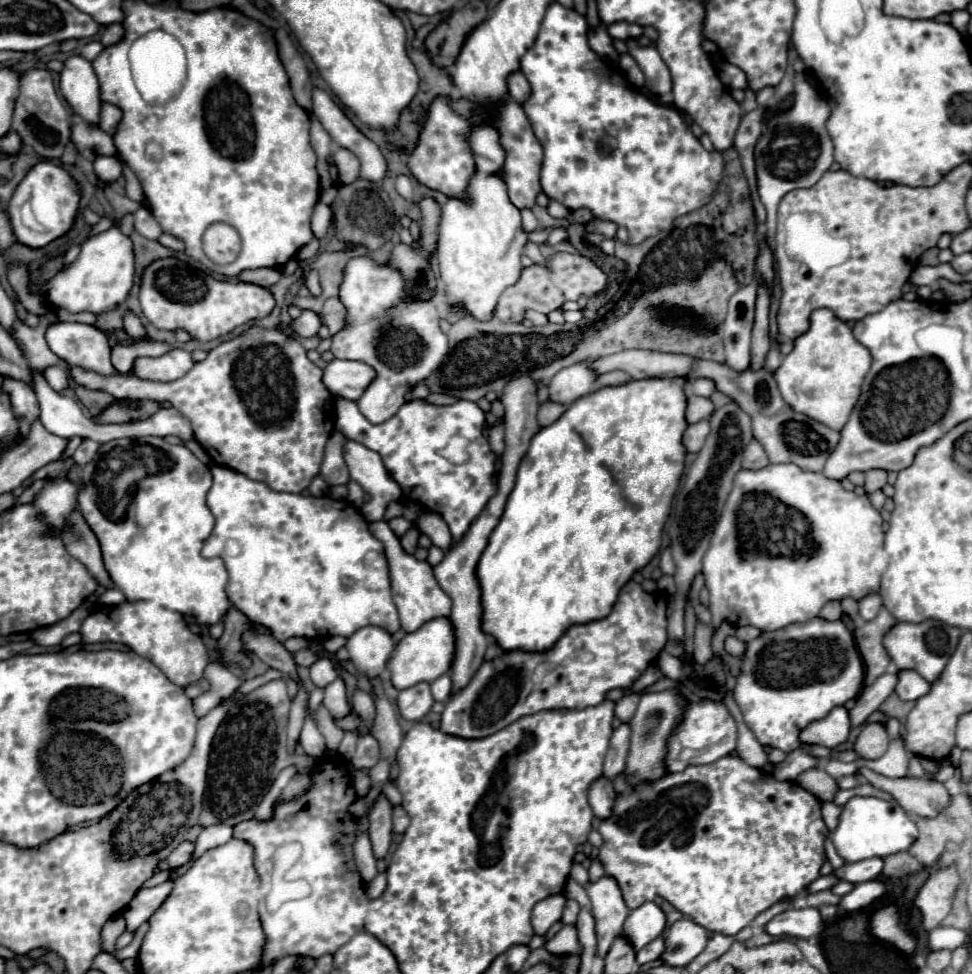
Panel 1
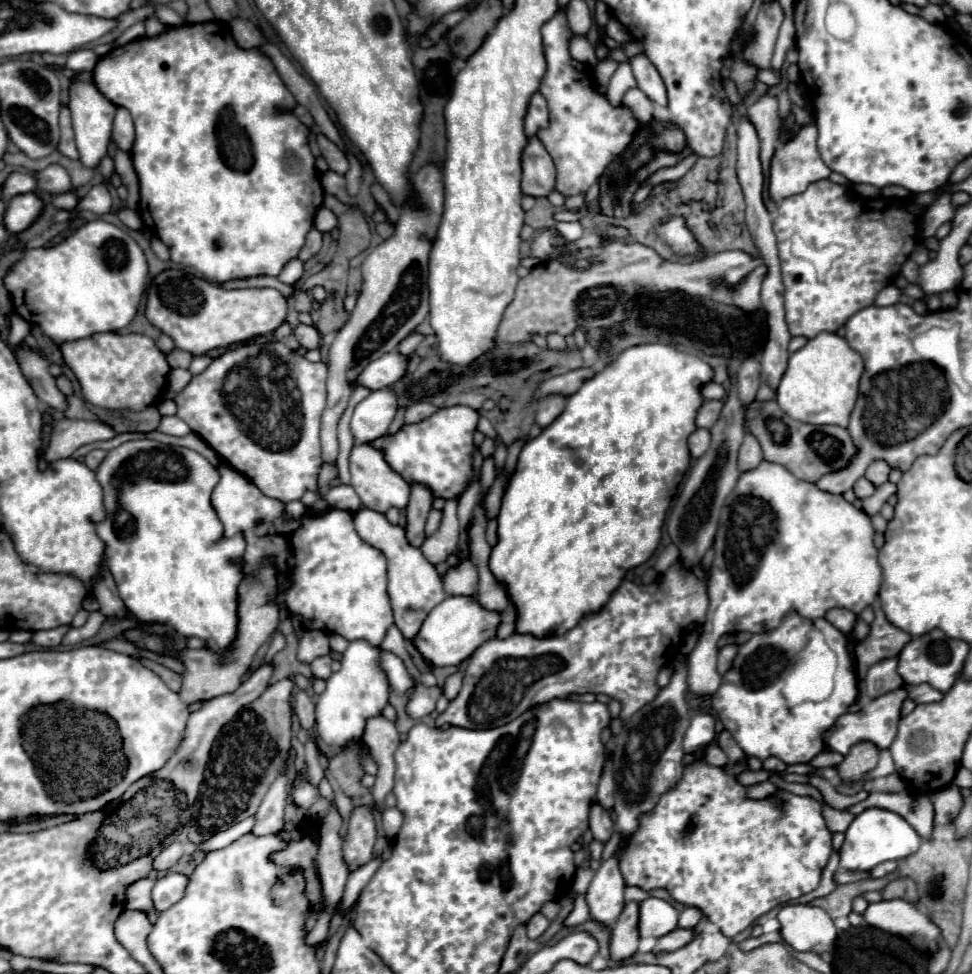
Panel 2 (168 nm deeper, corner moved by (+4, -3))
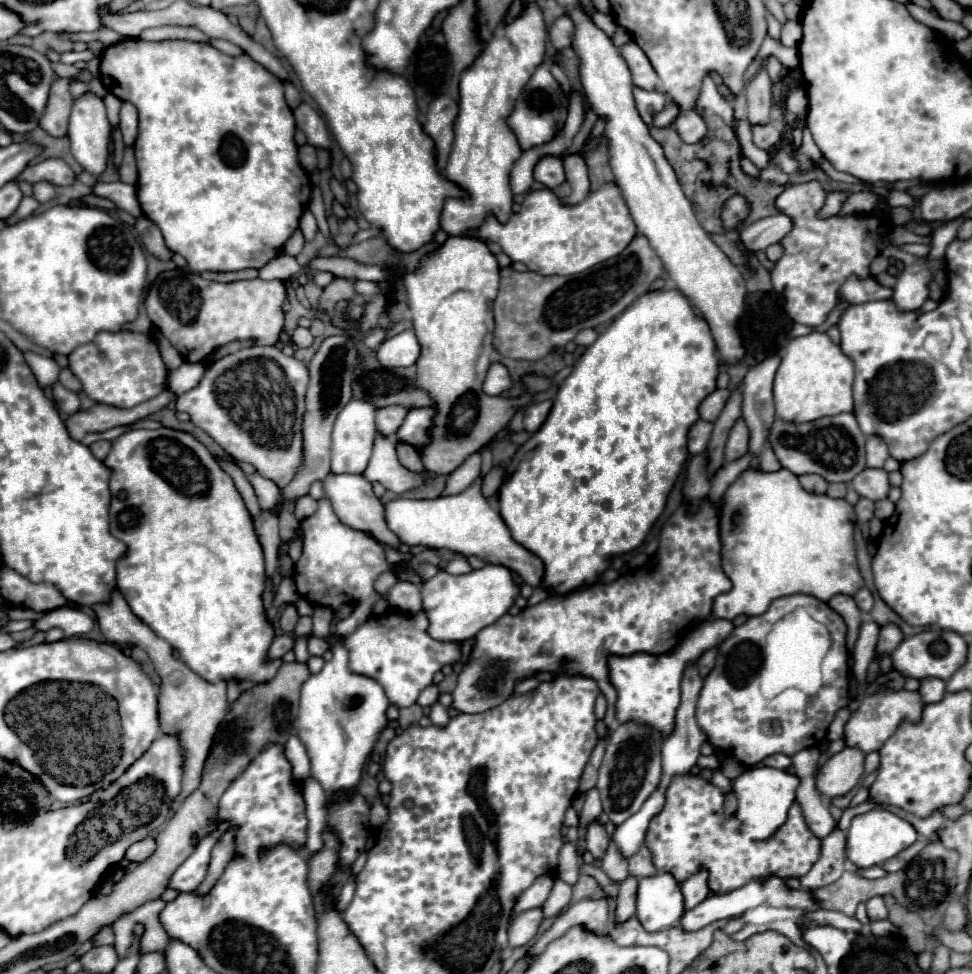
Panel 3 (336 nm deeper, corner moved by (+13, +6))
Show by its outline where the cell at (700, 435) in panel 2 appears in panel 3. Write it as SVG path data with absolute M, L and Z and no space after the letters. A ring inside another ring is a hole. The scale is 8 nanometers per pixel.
M697 420L691 430L689 430L689 440L687 440L687 448L689 448L689 454L697 454L697 452L703 452L709 444L709 438L711 438L711 432L713 432L713 424L711 422L705 422L705 420Z

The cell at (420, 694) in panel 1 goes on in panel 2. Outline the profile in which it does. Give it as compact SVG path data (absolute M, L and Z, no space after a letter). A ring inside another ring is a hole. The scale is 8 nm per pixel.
M416 685L416 689L412 691L412 697L408 701L408 715L412 719L420 719L424 715L430 715L436 709L436 701L442 695L440 687L424 687L424 685Z

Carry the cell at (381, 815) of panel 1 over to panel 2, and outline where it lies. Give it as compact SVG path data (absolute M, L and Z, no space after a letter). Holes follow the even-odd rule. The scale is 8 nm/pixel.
M372 717L366 723L364 745L370 747L372 759L378 763L378 775L376 785L372 787L372 795L378 809L384 811L384 797L394 787L394 751L400 745L396 725L384 717Z

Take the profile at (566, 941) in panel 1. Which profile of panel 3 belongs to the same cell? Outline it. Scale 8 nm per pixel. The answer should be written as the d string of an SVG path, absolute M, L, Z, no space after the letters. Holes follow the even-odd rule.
M567 842L561 848L561 854L559 854L559 878L565 880L571 886L577 884L577 880L579 880L579 866L581 866L581 860L577 856L577 846Z

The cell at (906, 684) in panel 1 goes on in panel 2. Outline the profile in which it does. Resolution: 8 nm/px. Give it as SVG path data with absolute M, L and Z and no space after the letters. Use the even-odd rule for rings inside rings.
M916 685L916 687L908 687L910 697L916 703L936 703L942 699L942 693L930 685Z

